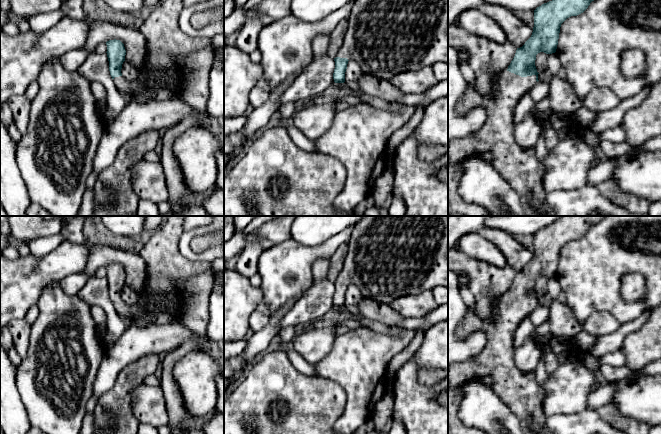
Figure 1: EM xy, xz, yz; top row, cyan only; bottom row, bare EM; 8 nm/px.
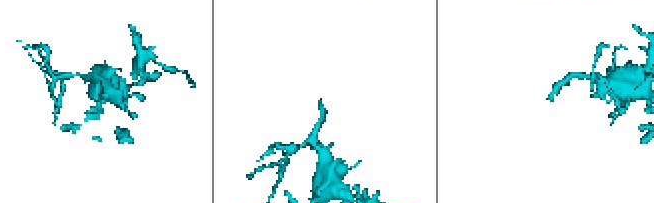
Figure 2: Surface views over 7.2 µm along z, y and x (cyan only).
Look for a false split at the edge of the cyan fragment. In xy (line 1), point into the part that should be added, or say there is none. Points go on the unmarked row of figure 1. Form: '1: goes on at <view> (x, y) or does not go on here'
1: goes on at xy (161, 300)

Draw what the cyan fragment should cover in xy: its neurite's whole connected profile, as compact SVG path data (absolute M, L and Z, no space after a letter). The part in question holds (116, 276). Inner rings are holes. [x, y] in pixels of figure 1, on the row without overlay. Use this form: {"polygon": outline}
{"polygon": "M165 216L166 220L141 243L139 255L146 263L146 281L138 301L128 305L122 300L126 274L120 264L109 264L109 295L118 315L129 325L167 324L181 319L183 287L193 276L211 270L207 261L192 261L179 250L186 216Z"}

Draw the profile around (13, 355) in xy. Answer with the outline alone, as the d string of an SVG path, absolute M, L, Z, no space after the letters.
M14 345L11 346L10 350L7 352L8 353L8 357L11 361L11 363L18 368L22 362L22 358L20 357L20 355L18 354L18 352L16 351L16 348Z

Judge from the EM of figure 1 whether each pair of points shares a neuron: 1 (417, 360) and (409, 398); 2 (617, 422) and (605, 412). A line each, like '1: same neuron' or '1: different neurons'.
1: same neuron
2: same neuron

